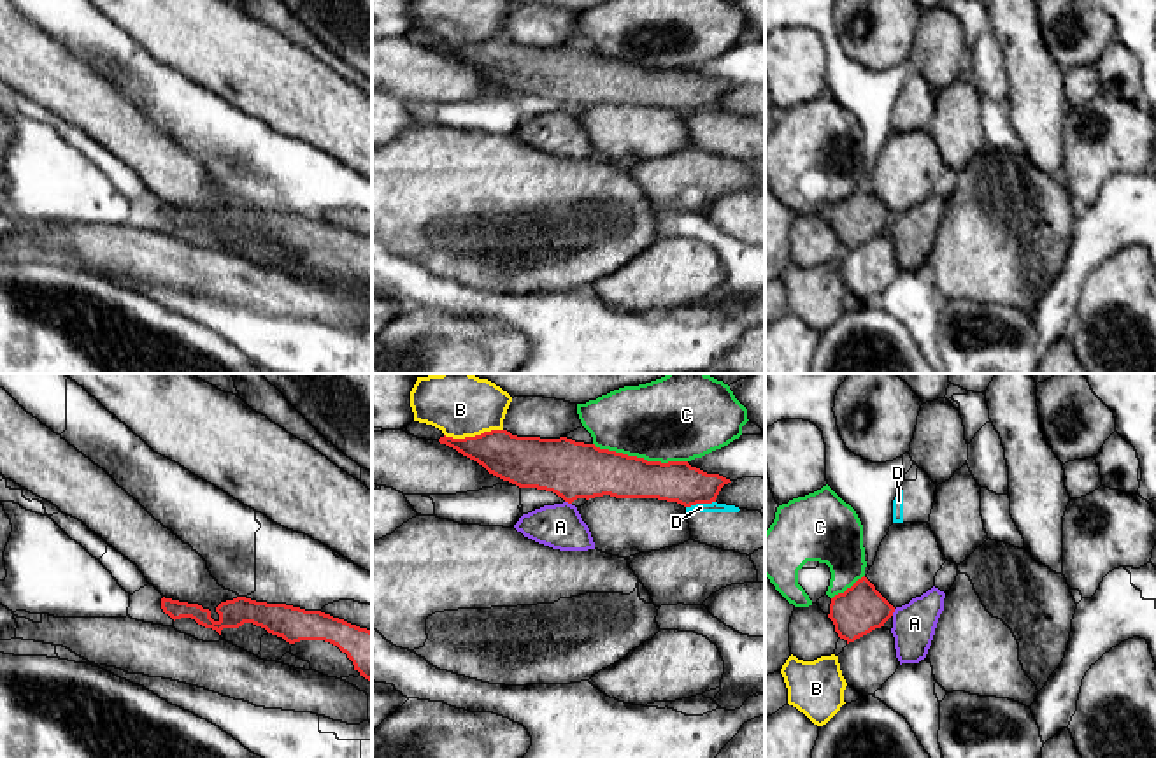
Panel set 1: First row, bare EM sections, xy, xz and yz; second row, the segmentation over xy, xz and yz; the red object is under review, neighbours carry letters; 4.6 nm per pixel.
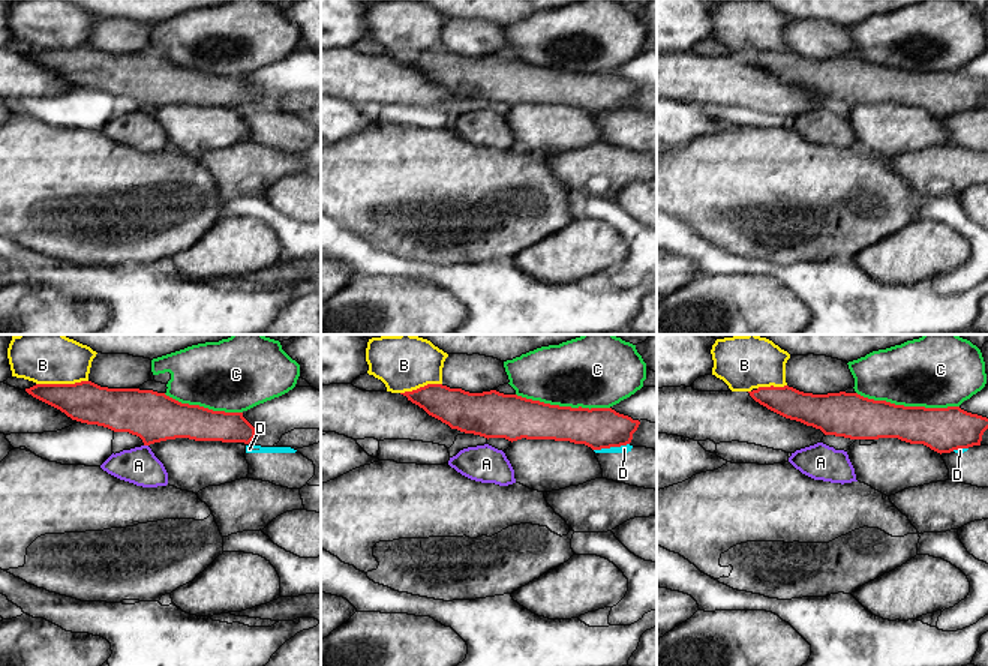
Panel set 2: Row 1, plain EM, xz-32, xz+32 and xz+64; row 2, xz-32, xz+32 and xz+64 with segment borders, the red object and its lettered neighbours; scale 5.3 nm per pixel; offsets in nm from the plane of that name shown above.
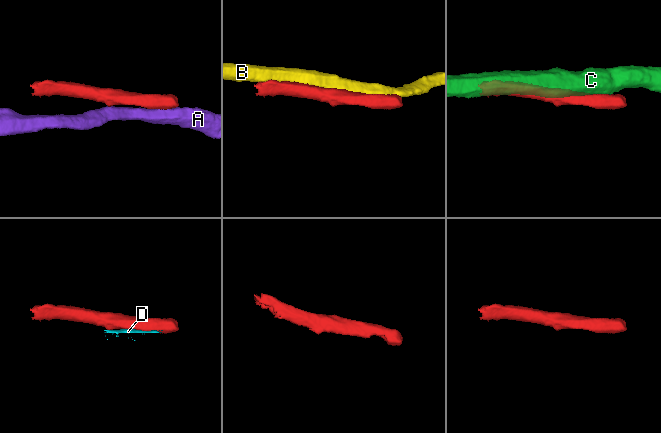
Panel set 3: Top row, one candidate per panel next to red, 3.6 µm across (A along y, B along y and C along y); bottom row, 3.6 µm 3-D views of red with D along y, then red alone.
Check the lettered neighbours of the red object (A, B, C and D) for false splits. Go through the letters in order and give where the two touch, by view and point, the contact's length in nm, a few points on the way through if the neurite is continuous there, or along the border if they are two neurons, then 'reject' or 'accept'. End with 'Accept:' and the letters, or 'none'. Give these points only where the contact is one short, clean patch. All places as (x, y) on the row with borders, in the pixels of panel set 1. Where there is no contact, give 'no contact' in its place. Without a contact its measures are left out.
A: meets red in xz at (569, 502); contact 40 nm long; border along xz (565, 500), (570, 504); reject
B: meets red in xz at (472, 437); contact 280 nm long; reject
C: meets red in xz at (641, 458); contact 440 nm long; reject
D: meets red in xz at (700, 502); contact 140 nm long; border along xz (714, 500), (686, 507); reject
Accept: none

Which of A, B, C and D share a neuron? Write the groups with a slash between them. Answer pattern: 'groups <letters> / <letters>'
groups A / B / C / D

